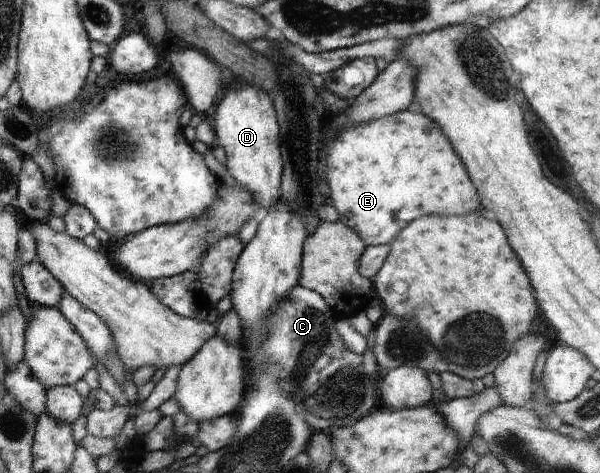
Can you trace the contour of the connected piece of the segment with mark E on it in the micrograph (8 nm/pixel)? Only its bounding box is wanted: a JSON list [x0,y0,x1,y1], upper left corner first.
[324,108,481,246]

